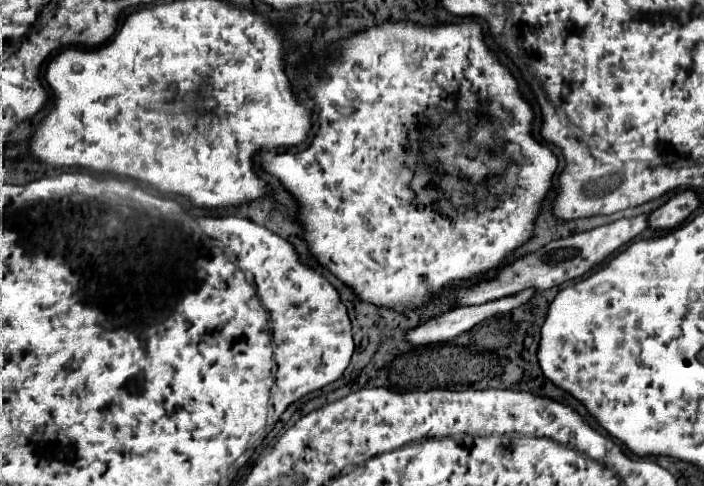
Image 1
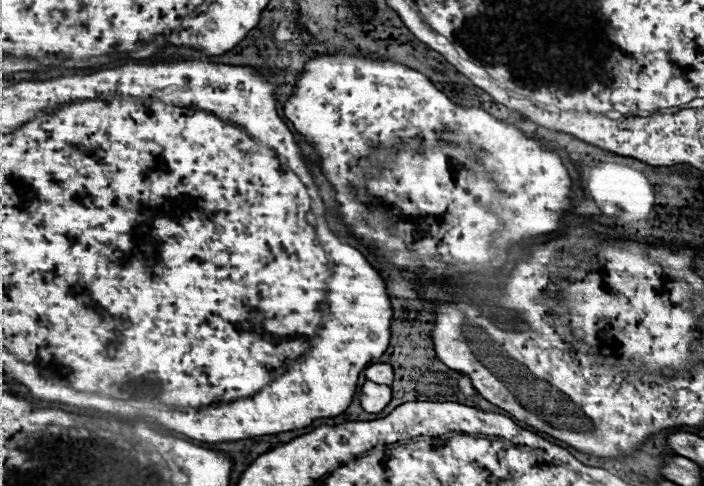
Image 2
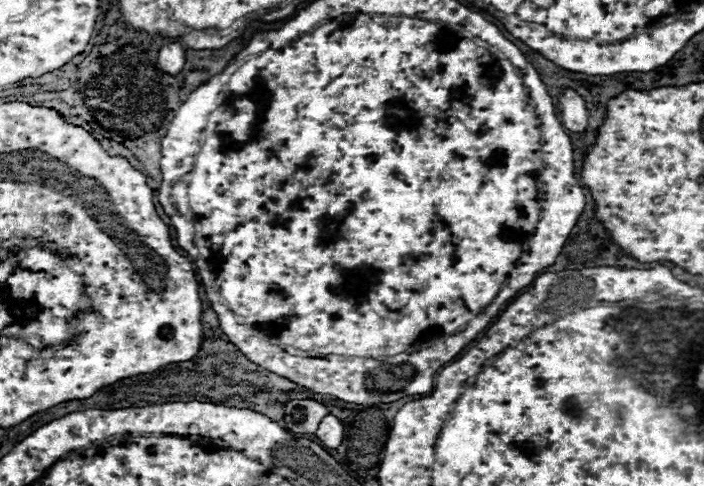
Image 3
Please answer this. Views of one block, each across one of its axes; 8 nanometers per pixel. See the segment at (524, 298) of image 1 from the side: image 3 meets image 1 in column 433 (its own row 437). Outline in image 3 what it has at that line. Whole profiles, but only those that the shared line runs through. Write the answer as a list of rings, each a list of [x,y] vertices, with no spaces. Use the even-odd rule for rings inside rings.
[[[328,414],[328,416],[320,422],[320,426],[318,426],[318,430],[316,430],[316,436],[324,442],[324,446],[336,450],[336,448],[342,444],[344,426],[342,426],[342,422],[340,422],[336,416]]]

